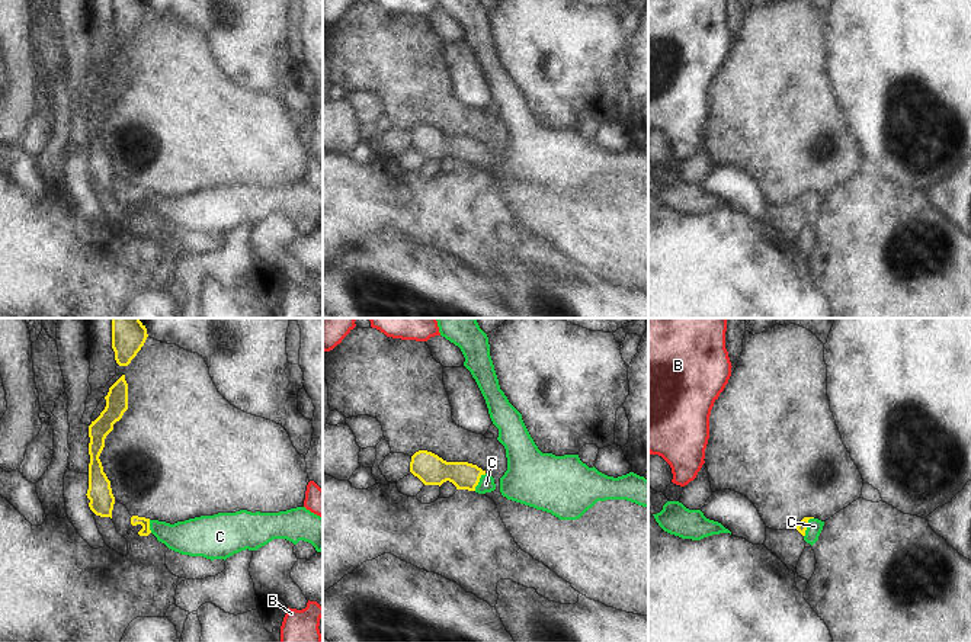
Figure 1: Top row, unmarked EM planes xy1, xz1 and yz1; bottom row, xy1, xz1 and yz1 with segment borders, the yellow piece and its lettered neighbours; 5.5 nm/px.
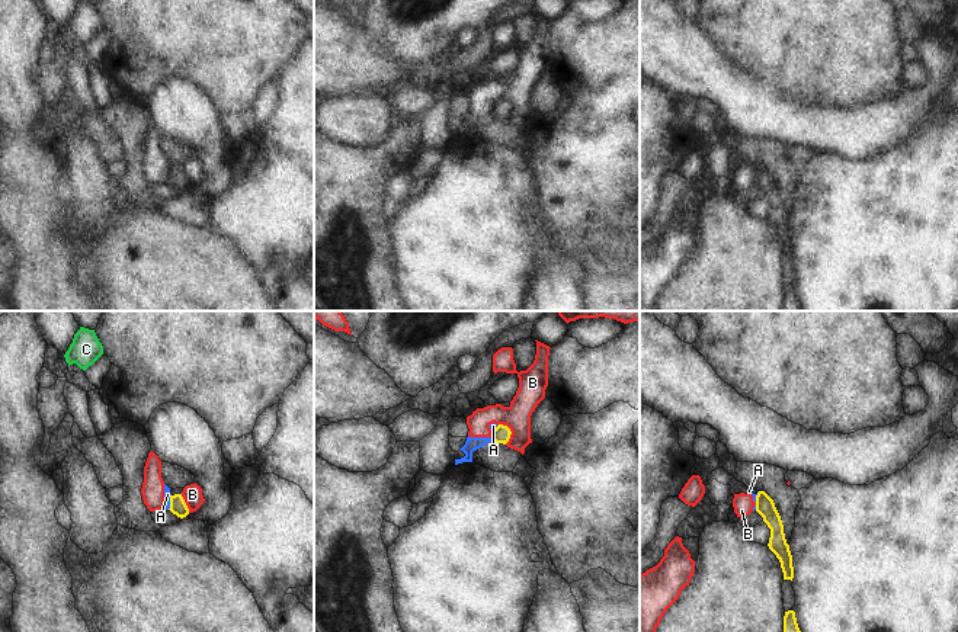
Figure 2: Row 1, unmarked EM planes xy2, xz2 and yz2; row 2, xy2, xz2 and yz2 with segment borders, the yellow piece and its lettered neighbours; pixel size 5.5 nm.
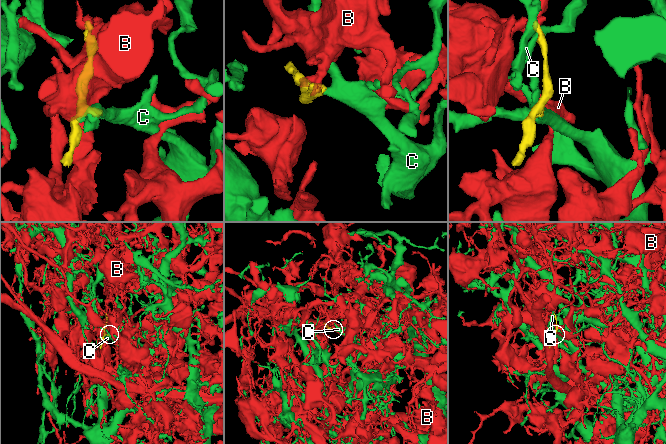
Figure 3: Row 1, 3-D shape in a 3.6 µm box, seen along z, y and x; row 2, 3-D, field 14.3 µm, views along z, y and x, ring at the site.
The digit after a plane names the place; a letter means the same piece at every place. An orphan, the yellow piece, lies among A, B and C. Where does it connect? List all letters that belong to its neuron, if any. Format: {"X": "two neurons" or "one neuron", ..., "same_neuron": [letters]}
{"A": "two neurons", "B": "two neurons", "C": "one neuron", "same_neuron": ["C"]}

